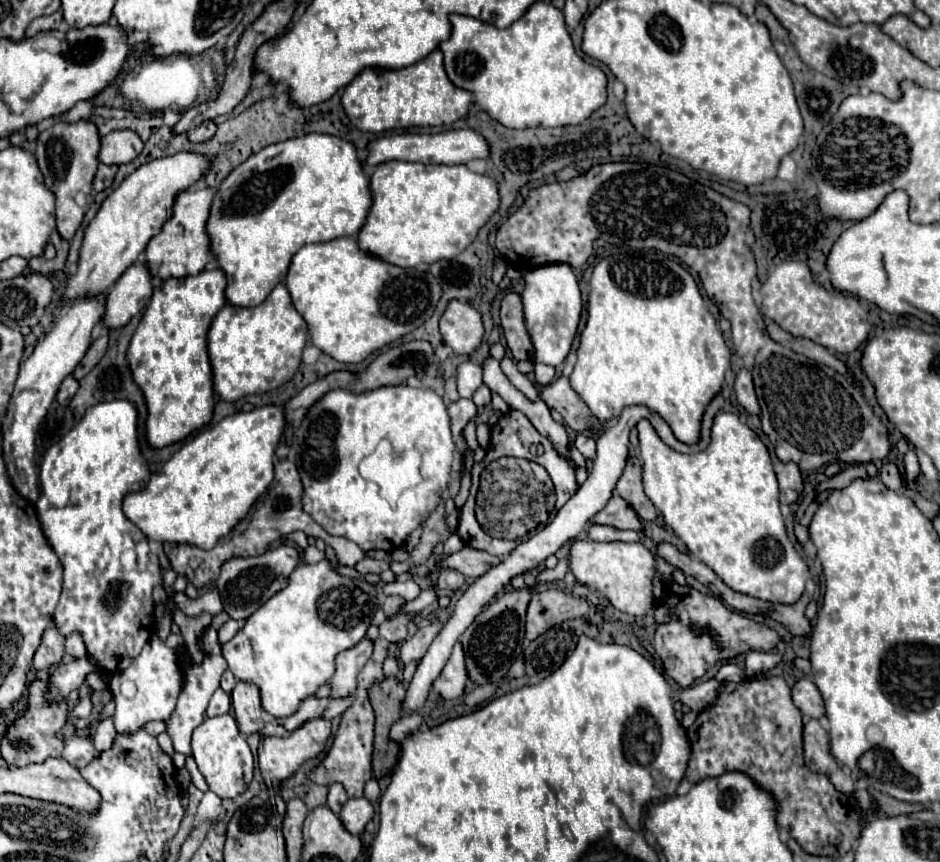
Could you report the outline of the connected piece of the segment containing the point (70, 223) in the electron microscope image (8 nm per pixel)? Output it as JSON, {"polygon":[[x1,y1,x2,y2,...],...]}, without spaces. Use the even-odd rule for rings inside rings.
{"polygon":[[61,119,55,125,39,131,35,157,45,177,45,185,57,197,57,231,63,239,73,239,73,235,81,227,85,211,75,203,75,195,79,191,91,191,91,183,99,165,99,159,97,159,99,149,101,149,101,135,95,123,91,121,81,119,77,123,65,123]]}

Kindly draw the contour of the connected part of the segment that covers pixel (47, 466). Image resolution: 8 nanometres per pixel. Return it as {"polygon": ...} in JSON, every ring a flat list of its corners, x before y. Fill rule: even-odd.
{"polygon":[[127,399,105,401,89,407,83,419,65,437,47,449,45,459,41,463,39,479,43,491,37,501,37,515,49,545,59,555,65,569,63,591,53,621,65,637,69,637,73,631,79,631,85,639,89,655,93,655,99,663,99,669,109,675,129,667,129,663,133,663,133,659,141,653,141,647,149,641,149,633,153,635,155,631,153,619,149,619,149,625,143,627,143,621,139,617,141,609,149,611,151,607,153,611,155,607,151,597,153,587,163,583,165,589,169,589,177,577,173,575,173,569,161,573,159,559,155,553,151,553,145,535,125,517,121,509,123,497,127,493,145,489,149,477,151,477,149,465,143,459,139,447,137,409],[127,549,133,549,137,553,137,567,131,571,123,569,121,565,121,553]]}

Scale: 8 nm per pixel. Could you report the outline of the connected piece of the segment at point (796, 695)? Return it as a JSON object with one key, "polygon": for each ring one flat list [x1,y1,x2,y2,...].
{"polygon":[[799,679,793,687,793,703,795,707,811,719,819,719,825,715,825,703,821,699,821,693,817,685,809,679]]}

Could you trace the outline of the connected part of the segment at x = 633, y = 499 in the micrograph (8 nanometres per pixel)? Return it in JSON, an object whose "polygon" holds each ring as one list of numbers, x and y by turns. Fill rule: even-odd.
{"polygon":[[637,457,627,461,627,467,615,485,615,491,639,513,639,517,643,521,655,521,657,519,657,509,643,491,641,461]]}

